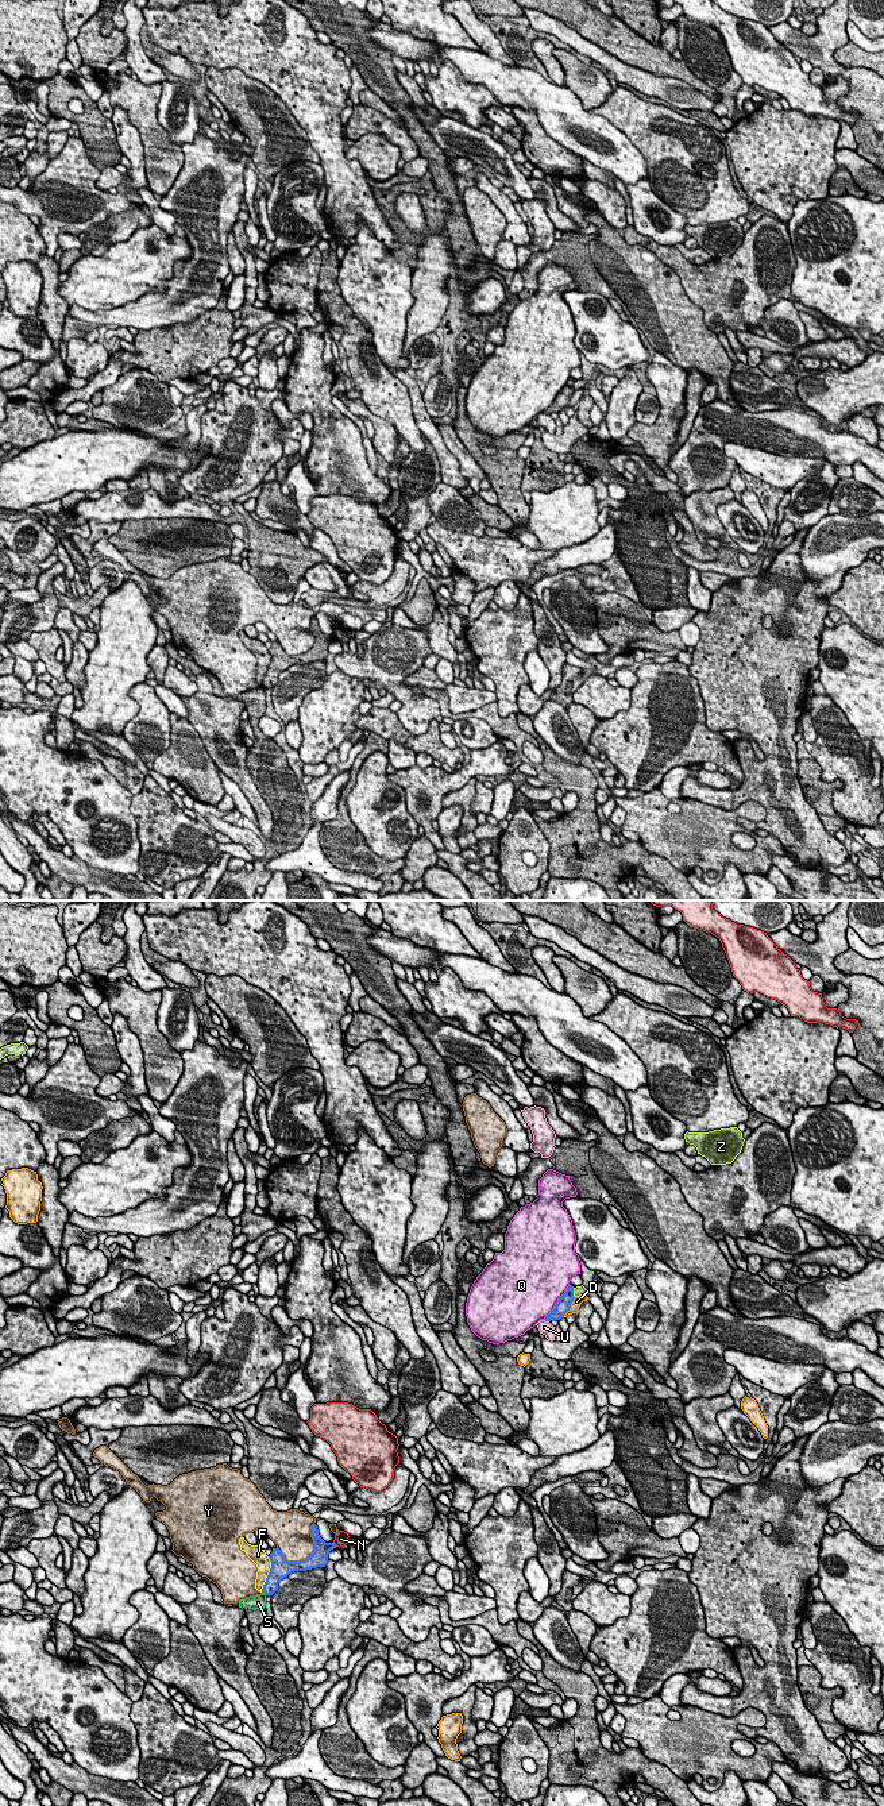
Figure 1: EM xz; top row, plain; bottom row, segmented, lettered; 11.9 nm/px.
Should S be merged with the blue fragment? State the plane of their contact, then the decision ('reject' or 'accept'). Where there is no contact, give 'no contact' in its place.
xz | reject

